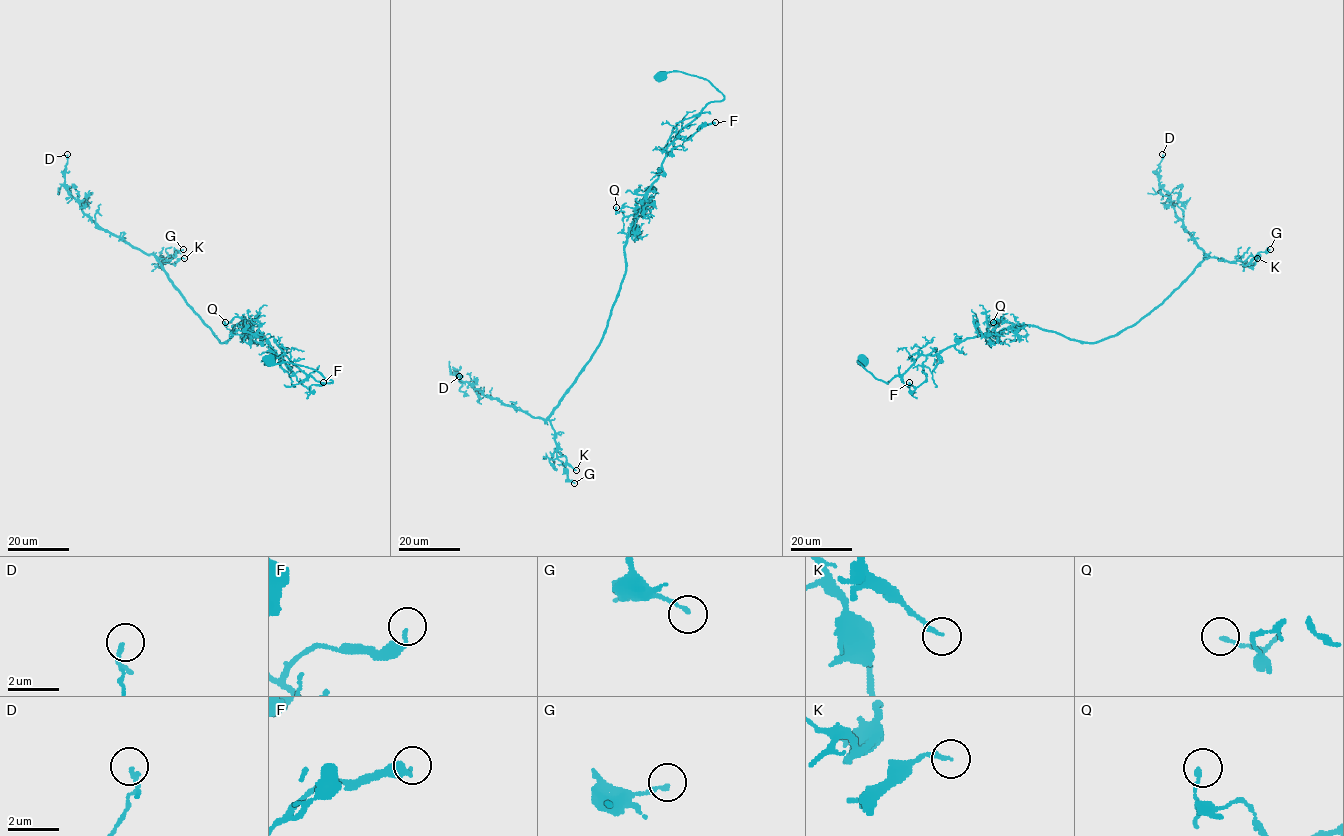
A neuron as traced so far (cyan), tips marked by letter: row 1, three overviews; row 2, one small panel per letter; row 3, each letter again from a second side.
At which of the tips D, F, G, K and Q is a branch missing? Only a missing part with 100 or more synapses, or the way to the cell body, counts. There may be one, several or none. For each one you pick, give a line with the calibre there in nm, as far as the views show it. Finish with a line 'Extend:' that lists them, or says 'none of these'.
Extend: none of these

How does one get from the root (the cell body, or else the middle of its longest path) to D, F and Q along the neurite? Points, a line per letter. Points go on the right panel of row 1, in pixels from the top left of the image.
D: (863, 361), (887, 383), (920, 355), (1004, 328), (1095, 342), (1136, 324), (1205, 255), (1159, 183), (1162, 154)
F: (863, 361), (857, 362), (887, 383), (925, 355), (926, 380), (915, 388), (909, 382)
Q: (863, 361), (857, 362), (887, 383), (920, 355), (990, 335), (1003, 318), (993, 322)

